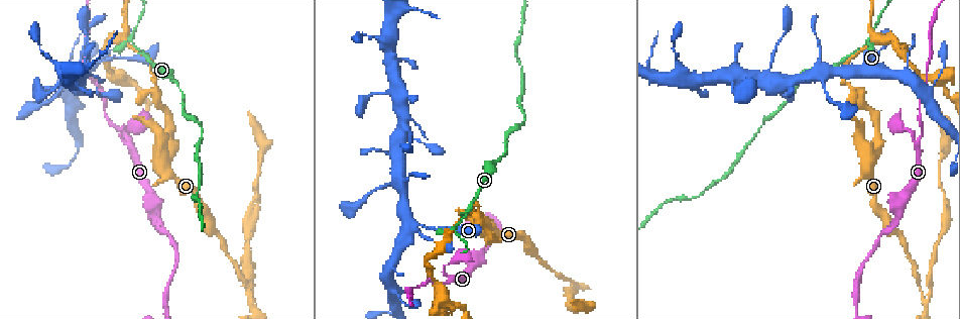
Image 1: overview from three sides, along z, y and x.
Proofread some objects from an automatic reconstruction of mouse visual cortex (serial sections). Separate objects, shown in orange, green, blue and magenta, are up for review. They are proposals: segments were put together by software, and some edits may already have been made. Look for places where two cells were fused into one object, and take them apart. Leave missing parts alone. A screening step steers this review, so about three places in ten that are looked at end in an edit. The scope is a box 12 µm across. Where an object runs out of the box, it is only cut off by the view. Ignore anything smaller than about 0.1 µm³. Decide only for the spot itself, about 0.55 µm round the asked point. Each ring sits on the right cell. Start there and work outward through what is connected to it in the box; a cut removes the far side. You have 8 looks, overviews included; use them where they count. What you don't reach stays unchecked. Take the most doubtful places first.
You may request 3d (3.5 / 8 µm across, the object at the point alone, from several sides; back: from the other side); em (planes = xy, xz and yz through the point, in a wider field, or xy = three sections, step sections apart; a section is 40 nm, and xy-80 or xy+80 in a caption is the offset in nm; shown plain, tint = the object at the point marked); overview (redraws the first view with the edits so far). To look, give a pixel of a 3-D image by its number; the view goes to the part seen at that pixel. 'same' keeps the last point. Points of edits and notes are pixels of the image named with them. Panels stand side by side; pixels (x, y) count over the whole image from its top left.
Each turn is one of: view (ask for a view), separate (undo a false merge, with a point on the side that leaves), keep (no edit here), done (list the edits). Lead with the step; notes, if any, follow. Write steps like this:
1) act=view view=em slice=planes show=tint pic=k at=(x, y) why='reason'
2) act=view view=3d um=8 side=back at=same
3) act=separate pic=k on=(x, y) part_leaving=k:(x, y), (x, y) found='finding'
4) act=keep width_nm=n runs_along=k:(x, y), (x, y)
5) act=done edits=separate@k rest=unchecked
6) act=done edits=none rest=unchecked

act=view view=em slice=xy step=5 show=tint pic=1 at=(925, 305) why='two arms at a narrow angle'

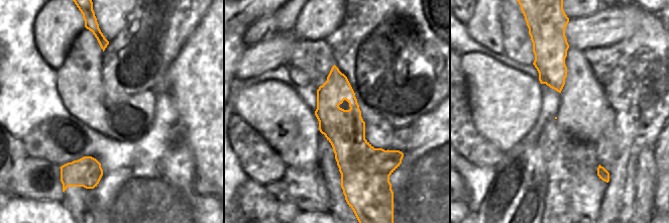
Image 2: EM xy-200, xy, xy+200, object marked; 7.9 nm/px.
act=view view=3d um=3.5 at=same

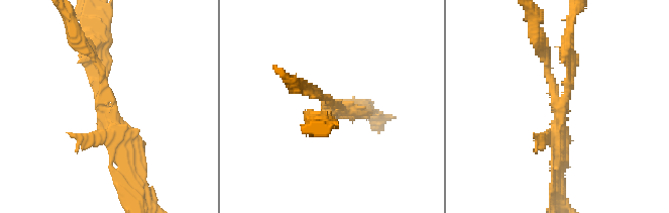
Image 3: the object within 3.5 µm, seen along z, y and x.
act=separate pic=3 on=(107, 62) arm_widths_nm=100,150,150,200 part_leaving=3:(565, 97), (572, 73), (570, 22) found='a second cell is stuck on'

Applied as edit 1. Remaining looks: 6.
act=view view=3d um=8 pic=1 at=(867, 41) why='sharp bend'

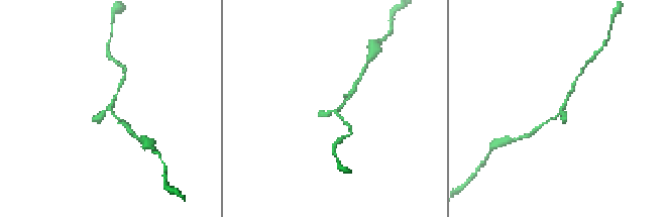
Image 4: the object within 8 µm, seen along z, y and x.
act=view view=em slice=xy step=2 show=tint pic=4 at=(111, 107) why='now the EM'

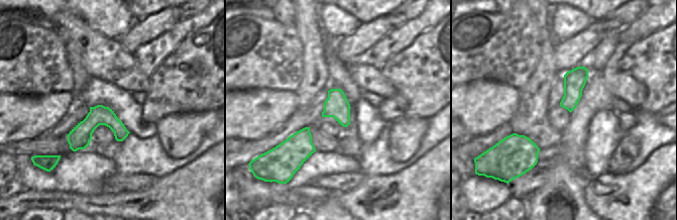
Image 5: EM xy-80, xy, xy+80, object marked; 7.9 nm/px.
act=keep runs_along=4:(350, 93), (338, 112), (318, 115) found='continuous, no second cell'

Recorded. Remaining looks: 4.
act=view view=3d um=8 side=back pic=1 at=(916, 143) why='three-way junction'

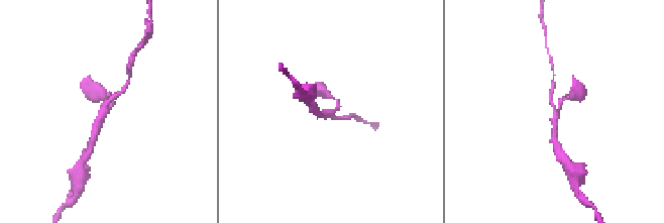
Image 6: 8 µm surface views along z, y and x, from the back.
act=view view=3d um=3.5 pic=6 at=(104, 113) why='zoom in'

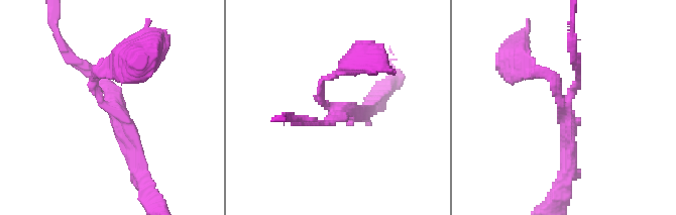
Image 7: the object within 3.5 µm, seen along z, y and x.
act=view view=em slice=xy step=1 show=tint pic=7 at=(110, 105) arms=3 arm_widths_nm=150,150,200

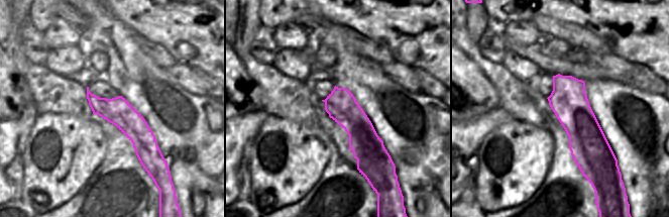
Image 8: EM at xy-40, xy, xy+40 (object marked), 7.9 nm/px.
act=separate pic=7 on=(544, 74) part_leaving=7:(561, 104), (553, 79), (510, 58) found='a second cell is stuck on'

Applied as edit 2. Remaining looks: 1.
act=done edits=separate@3,separate@7 rest=unchecked

